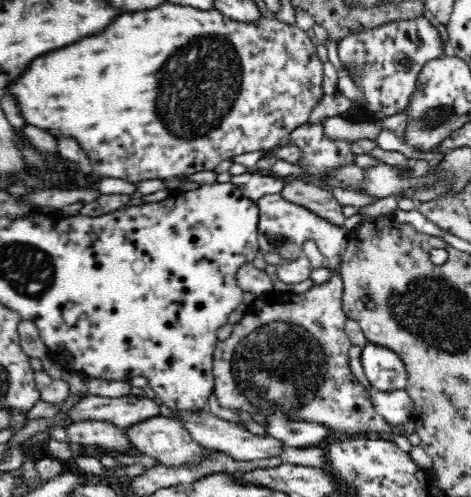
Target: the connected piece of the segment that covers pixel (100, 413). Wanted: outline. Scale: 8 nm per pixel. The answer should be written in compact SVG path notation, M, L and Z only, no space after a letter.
M147 392L144 395L127 394L115 398L88 394L81 397L68 414L70 420L66 420L63 426L88 419L106 421L126 428L161 413L160 401Z

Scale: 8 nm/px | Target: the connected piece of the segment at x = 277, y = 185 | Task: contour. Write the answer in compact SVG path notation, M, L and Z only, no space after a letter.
M259 172L232 175L231 182L241 188L244 195L256 201L269 194L281 194L286 182L280 177Z

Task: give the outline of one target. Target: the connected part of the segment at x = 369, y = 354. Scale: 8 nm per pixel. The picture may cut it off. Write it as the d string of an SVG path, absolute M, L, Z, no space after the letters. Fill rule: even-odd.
M369 343L364 346L360 359L373 388L382 392L406 389L408 381L406 365L394 351Z

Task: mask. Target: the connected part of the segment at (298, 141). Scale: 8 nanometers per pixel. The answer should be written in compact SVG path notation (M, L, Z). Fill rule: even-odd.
M304 123L289 134L290 144L302 149L301 166L309 174L328 174L334 166L344 166L354 162L354 153L350 152L350 143L332 141L324 135L320 123L308 125Z

